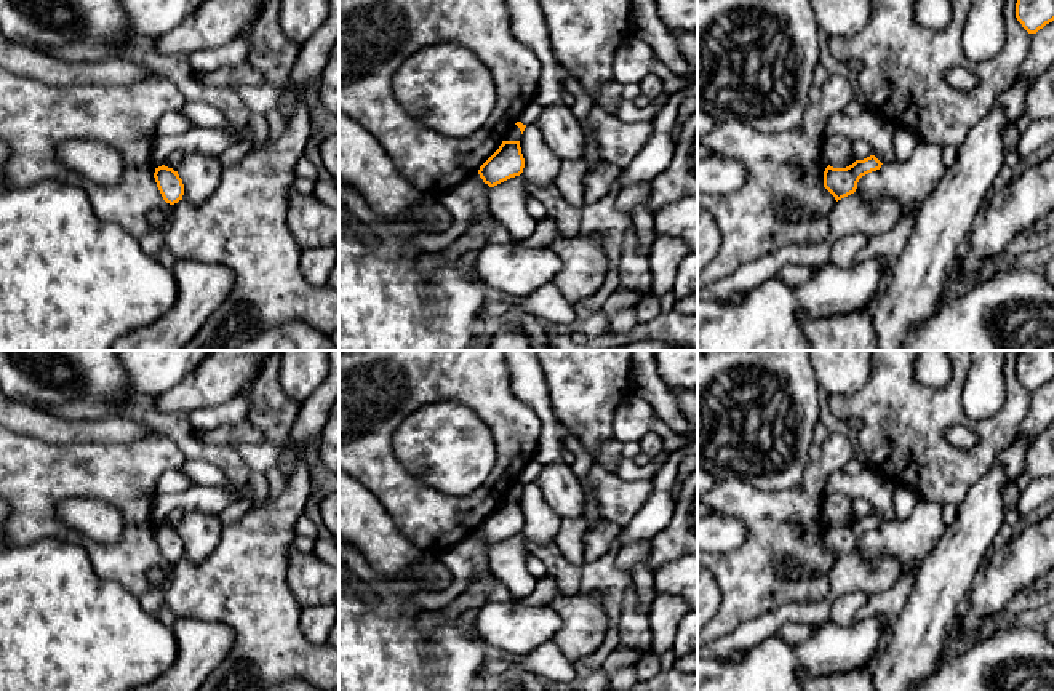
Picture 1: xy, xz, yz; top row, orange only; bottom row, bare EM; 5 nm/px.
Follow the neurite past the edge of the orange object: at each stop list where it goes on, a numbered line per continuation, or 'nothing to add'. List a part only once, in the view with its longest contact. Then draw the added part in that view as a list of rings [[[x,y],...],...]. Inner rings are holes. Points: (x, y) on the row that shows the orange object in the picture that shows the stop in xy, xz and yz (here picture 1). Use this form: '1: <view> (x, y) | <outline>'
nothing to add

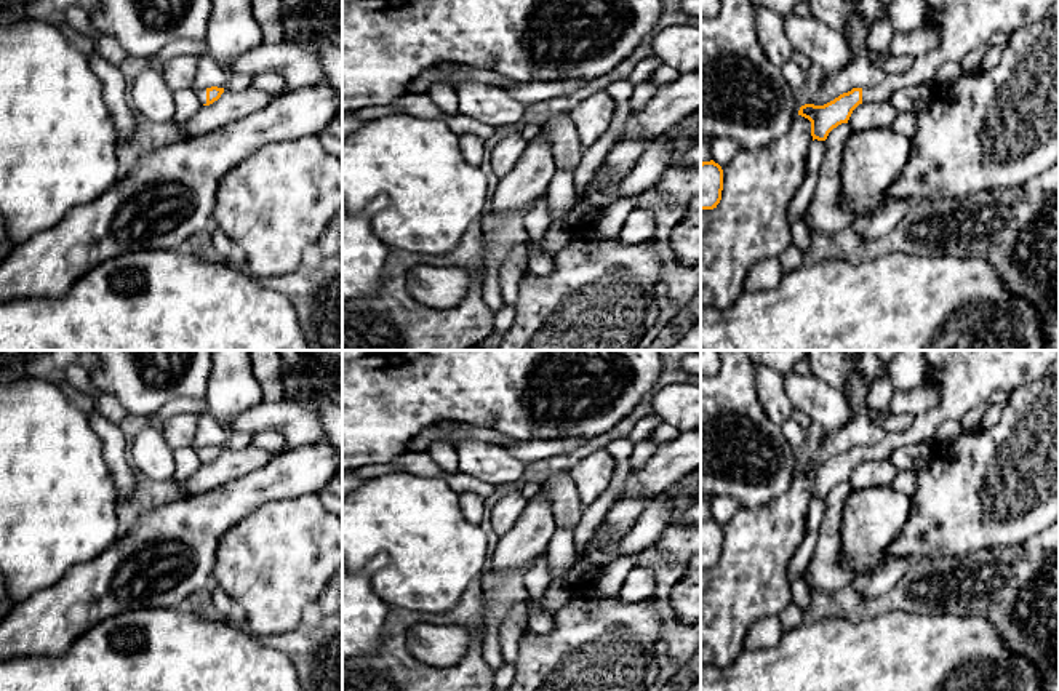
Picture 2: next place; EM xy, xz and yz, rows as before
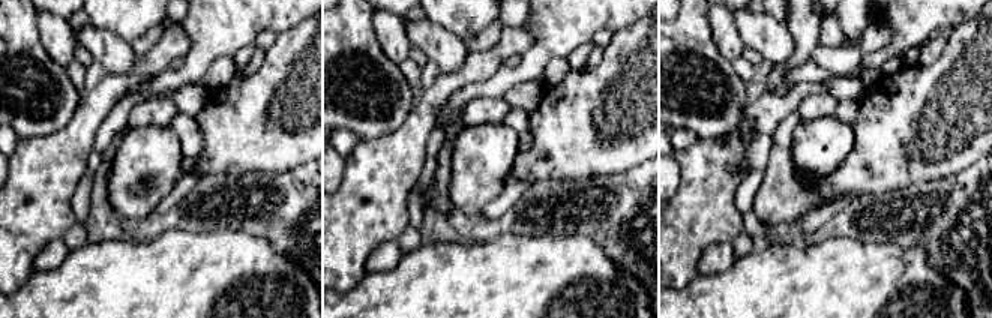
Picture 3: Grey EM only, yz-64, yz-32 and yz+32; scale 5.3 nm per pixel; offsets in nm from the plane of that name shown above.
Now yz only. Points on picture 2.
1: yz (962, 26) | [[[925,0],[925,27],[933,29],[939,35],[937,46],[913,58],[910,70],[899,75],[886,75],[880,85],[862,86],[862,104],[888,102],[891,96],[902,88],[921,86],[926,82],[934,82],[936,74],[944,62],[961,62],[971,50],[989,46],[993,34],[1005,32],[1006,35],[1011,35],[1013,32],[1040,21],[1057,2],[1059,0]]]

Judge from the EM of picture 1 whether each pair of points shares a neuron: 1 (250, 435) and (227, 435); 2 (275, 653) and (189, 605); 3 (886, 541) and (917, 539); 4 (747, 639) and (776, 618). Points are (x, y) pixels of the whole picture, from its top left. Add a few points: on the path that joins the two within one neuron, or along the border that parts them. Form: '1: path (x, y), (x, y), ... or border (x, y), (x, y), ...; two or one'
1: path (245, 435), (232, 435); one
2: path (255, 632), (226, 603), (210, 603); one
3: path (894, 539), (909, 539); one
4: path (754, 632), (770, 623); one

